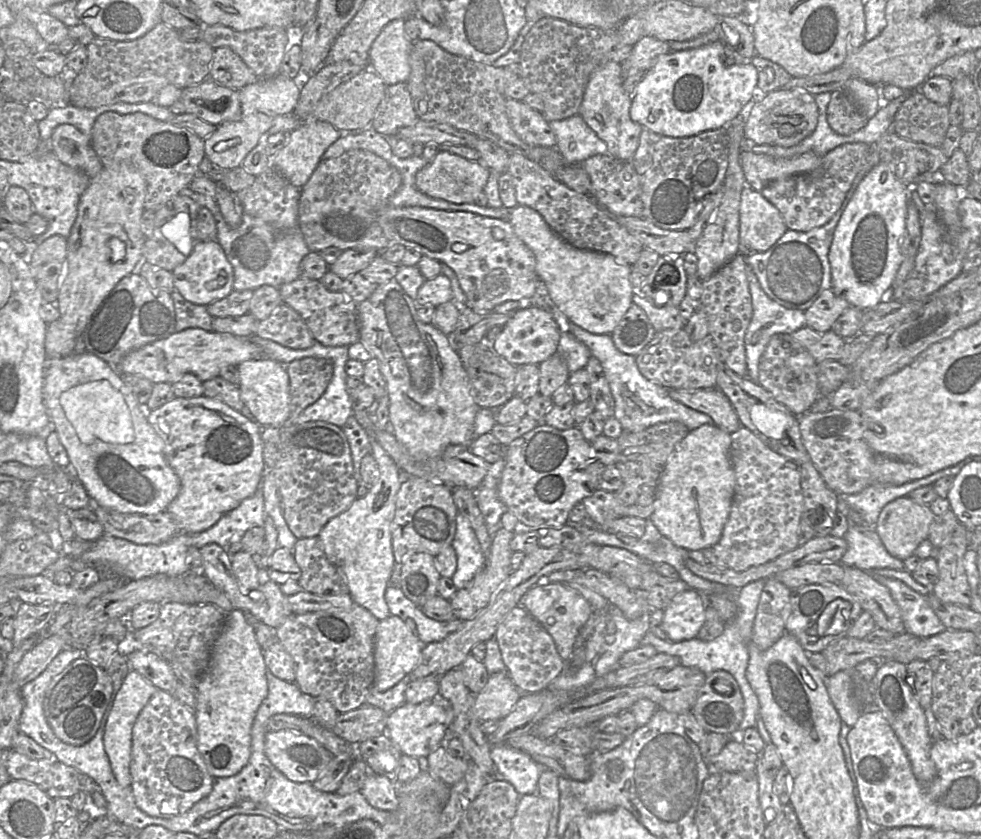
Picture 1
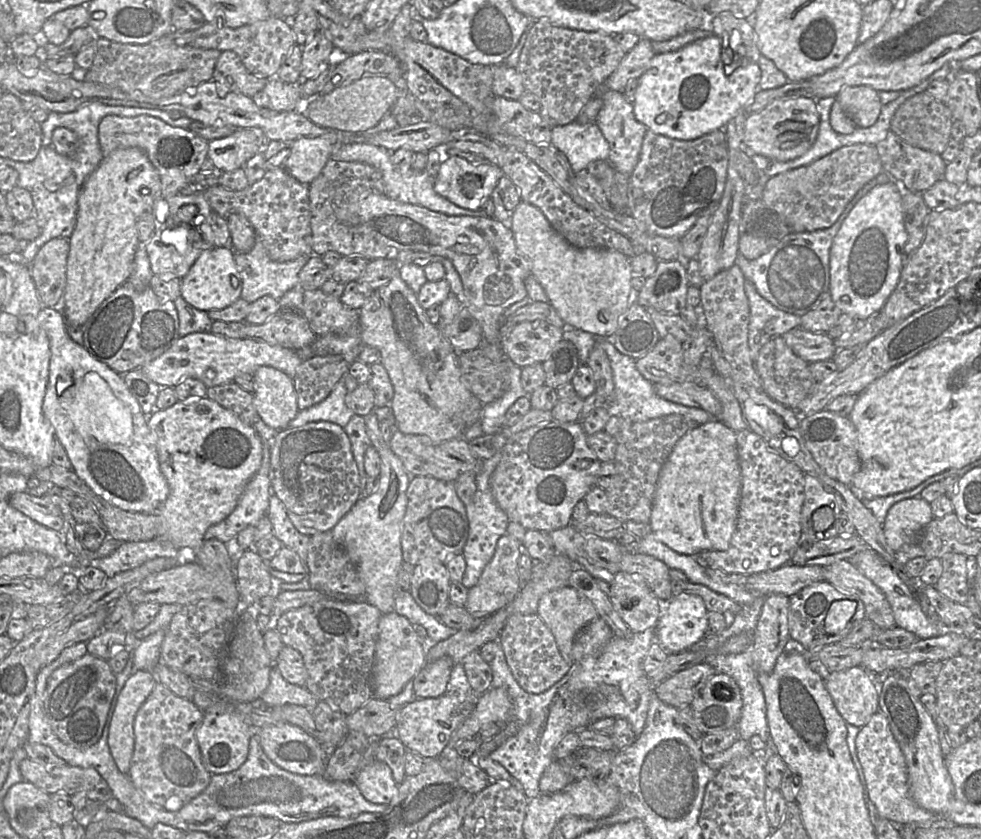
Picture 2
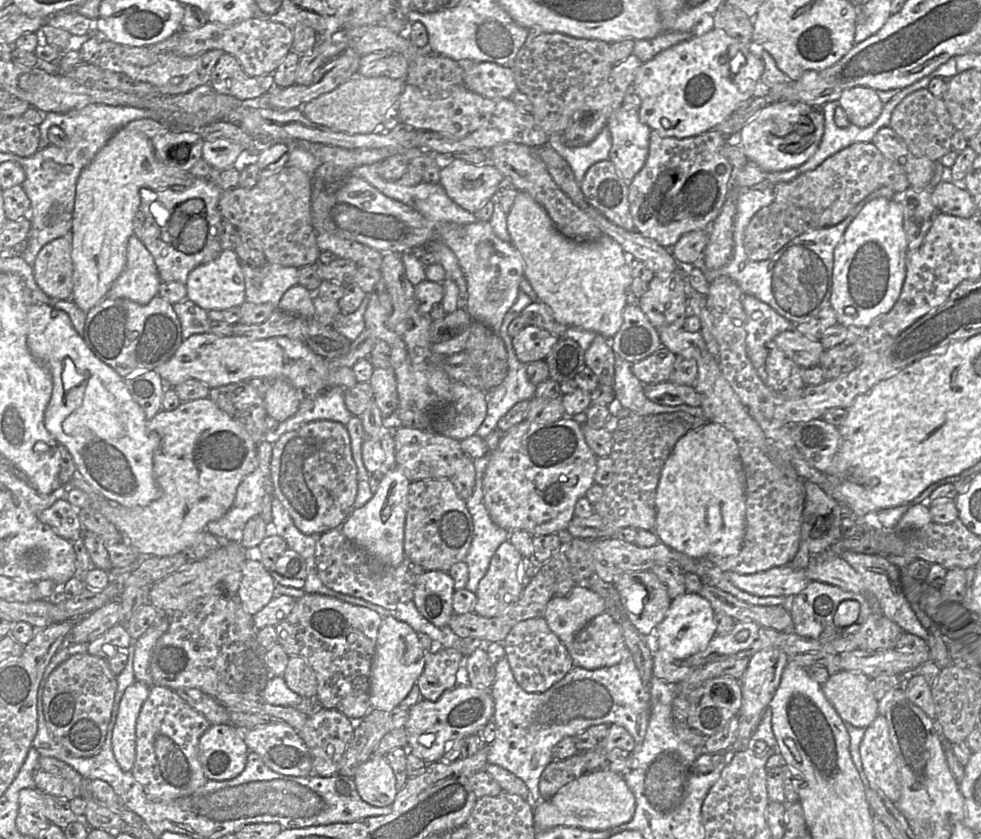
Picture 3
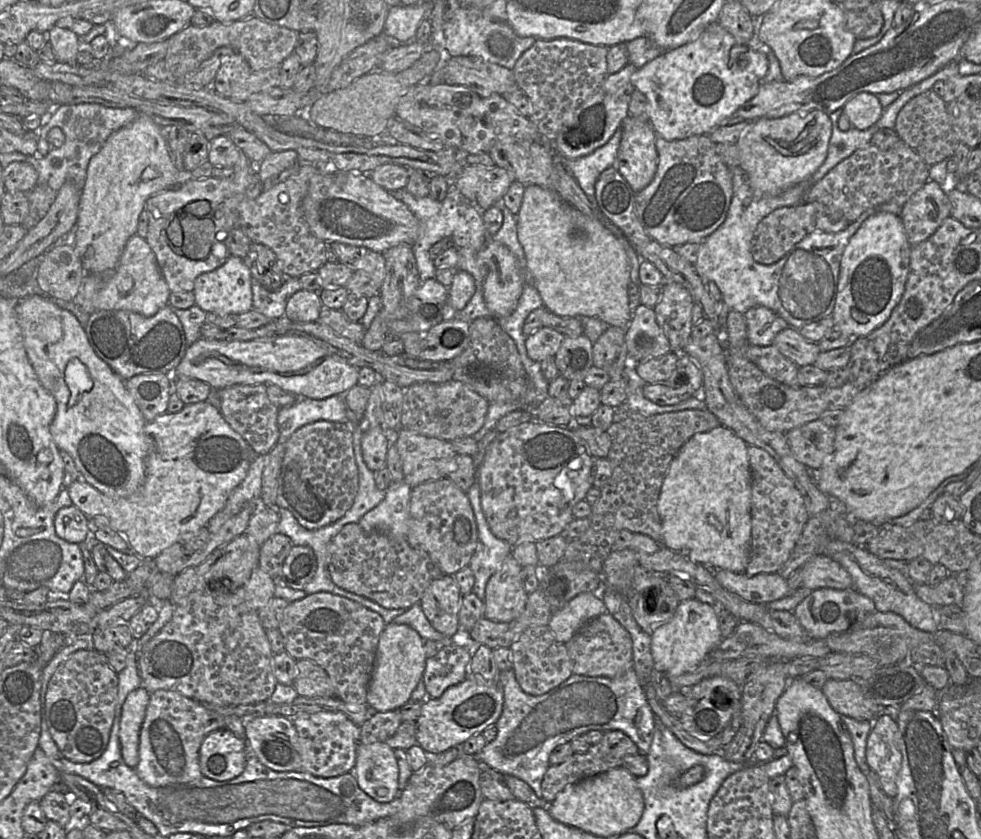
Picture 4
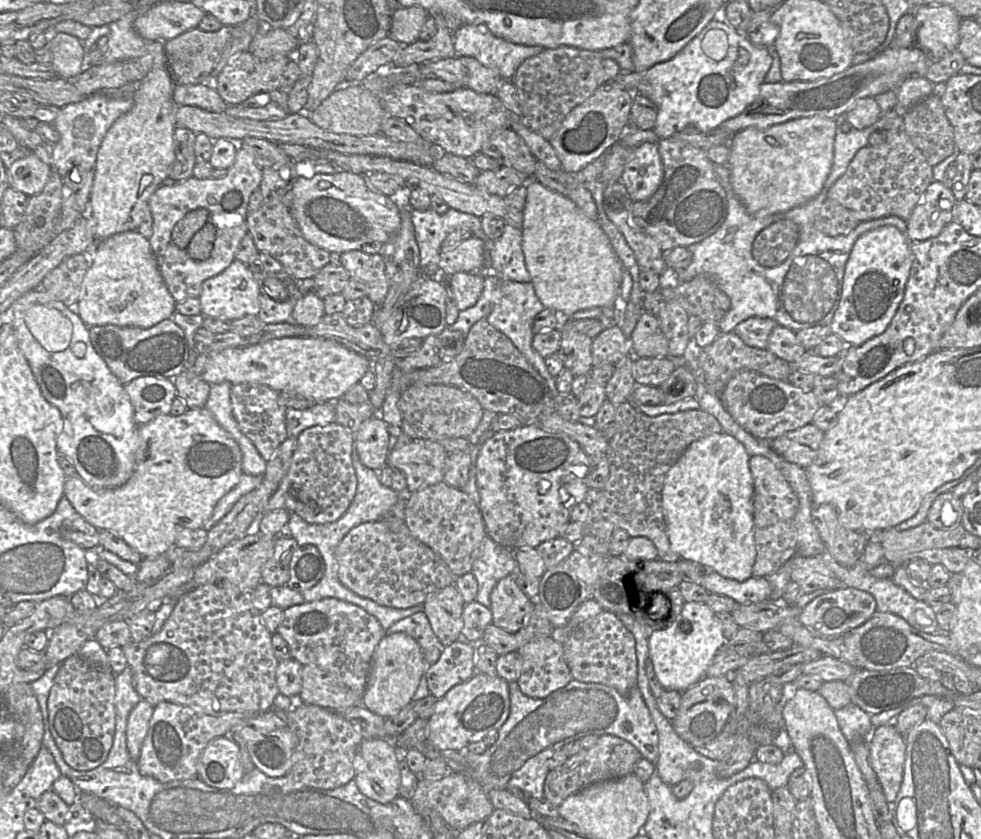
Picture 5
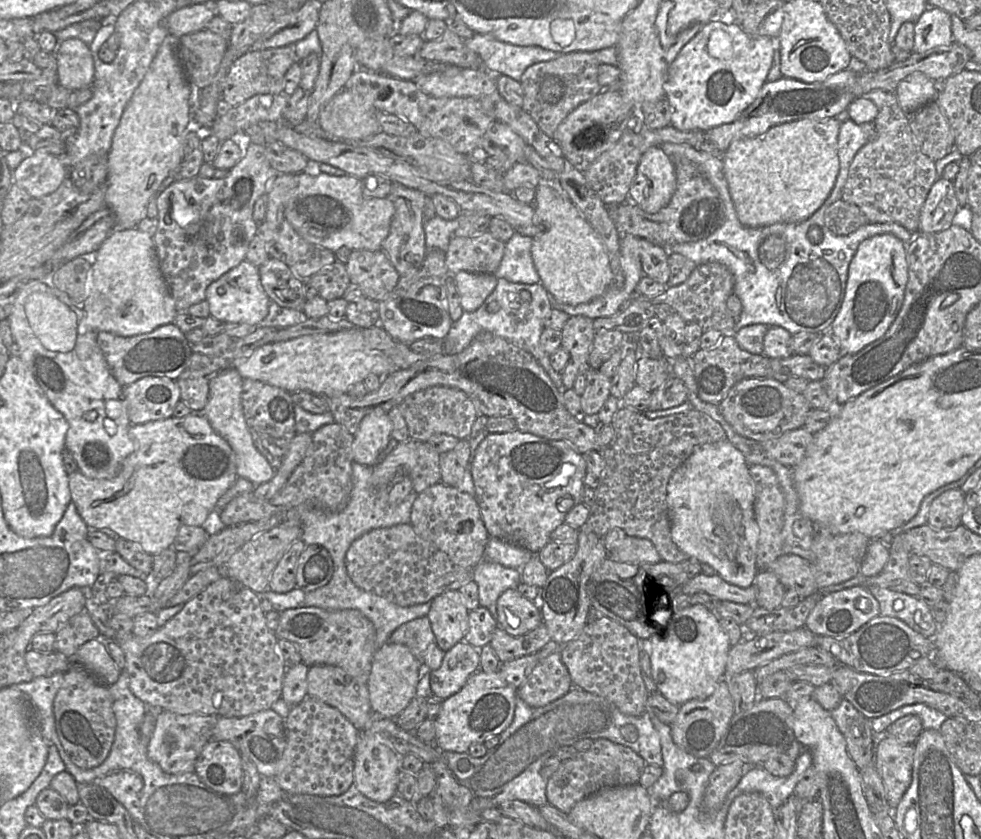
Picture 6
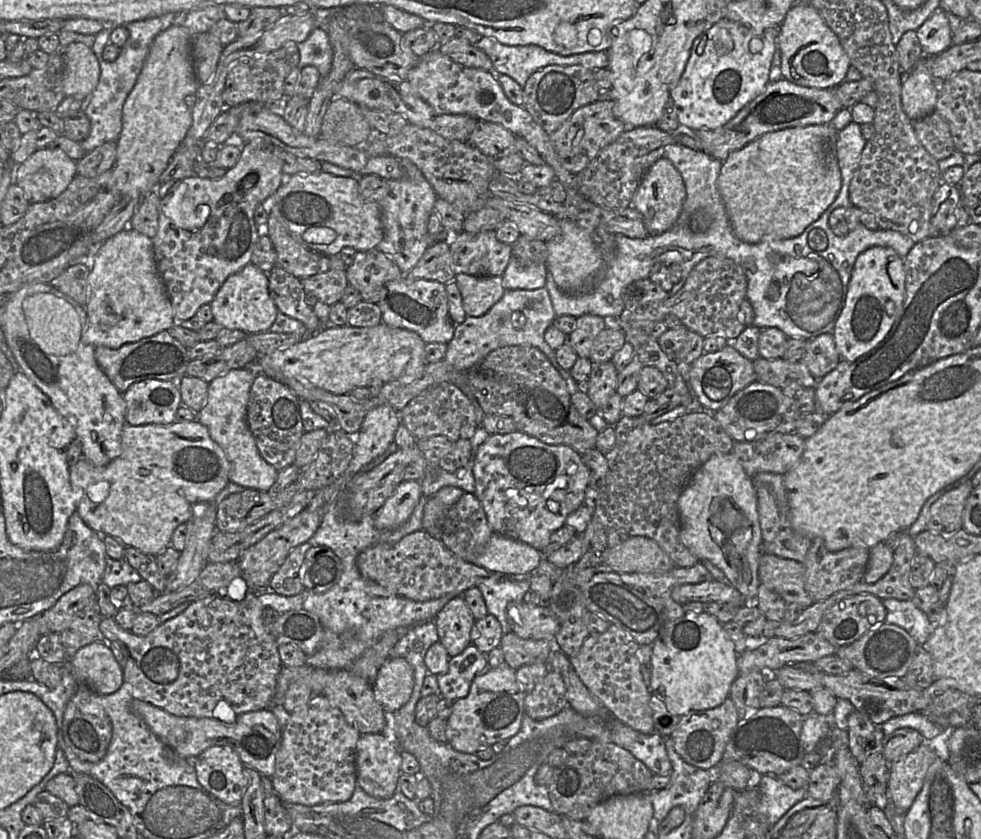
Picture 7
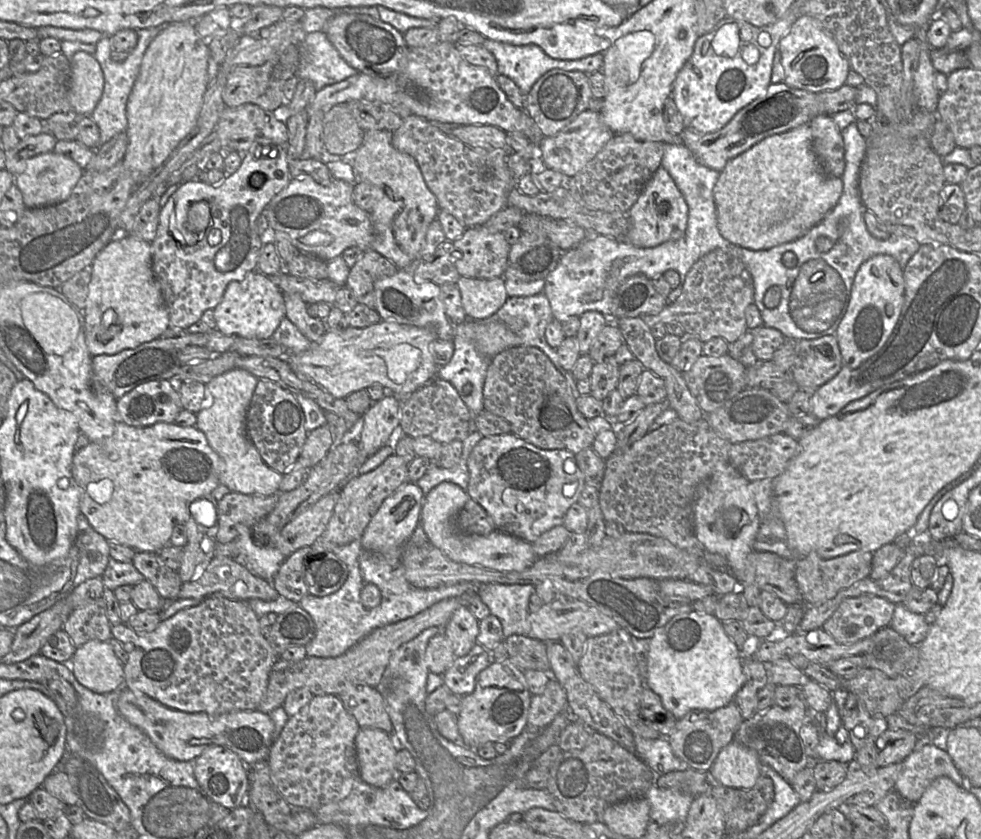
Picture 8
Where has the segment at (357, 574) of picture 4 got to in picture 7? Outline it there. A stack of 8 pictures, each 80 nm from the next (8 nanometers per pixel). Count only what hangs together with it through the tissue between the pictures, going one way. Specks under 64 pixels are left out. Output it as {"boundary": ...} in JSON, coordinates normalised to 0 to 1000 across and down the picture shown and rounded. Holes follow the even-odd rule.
{"boundary":[[[432,632],[416,636],[402,648],[387,647],[376,652],[365,662],[363,671],[371,690],[386,696],[399,708],[427,718],[452,710],[471,710],[474,703],[485,697],[488,689],[501,685],[501,682],[494,677],[463,662],[448,642]]]}

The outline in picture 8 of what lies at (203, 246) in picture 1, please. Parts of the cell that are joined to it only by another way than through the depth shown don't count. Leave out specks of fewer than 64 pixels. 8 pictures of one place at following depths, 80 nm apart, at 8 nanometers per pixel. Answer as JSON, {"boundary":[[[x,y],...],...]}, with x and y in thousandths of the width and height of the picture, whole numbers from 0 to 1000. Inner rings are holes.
{"boundary":[[[259,322],[252,325],[248,334],[232,338],[217,373],[220,392],[228,399],[272,404],[278,400],[286,381],[292,378],[292,367],[286,346],[276,336],[274,329]]]}

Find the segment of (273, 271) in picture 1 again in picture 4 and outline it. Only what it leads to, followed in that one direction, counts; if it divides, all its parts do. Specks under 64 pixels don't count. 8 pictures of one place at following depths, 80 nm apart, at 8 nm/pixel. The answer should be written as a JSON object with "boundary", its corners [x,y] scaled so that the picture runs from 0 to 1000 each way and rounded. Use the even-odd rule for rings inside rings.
{"boundary":[[[291,328],[291,335],[282,347],[273,347],[259,331],[256,342],[258,368],[275,381],[290,378],[293,359],[308,344],[305,331],[295,328]]]}

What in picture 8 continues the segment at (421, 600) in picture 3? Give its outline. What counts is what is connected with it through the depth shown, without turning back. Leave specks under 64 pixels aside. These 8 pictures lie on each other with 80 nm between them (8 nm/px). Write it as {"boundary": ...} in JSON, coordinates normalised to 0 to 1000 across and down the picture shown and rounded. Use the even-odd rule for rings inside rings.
{"boundary":[[[470,721],[461,732],[457,743],[450,750],[461,766],[465,783],[471,783],[486,766],[488,740],[475,721]]]}

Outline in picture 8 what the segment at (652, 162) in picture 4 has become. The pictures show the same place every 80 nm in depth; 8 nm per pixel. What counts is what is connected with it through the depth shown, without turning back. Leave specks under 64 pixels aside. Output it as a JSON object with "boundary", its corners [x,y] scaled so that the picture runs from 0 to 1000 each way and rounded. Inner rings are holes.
{"boundary":[[[675,198],[657,221],[640,253],[640,261],[641,274],[634,285],[652,296],[666,296],[697,282],[701,263],[701,244],[685,211]]]}

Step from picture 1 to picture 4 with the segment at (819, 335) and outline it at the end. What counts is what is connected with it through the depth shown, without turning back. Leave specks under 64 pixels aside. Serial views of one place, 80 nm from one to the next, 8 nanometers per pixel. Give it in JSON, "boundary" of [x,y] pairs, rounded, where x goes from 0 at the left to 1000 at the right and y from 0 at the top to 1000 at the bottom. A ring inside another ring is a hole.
{"boundary":[[[807,390],[793,396],[787,411],[813,437],[829,434],[836,421],[834,409],[819,403],[813,393]]]}

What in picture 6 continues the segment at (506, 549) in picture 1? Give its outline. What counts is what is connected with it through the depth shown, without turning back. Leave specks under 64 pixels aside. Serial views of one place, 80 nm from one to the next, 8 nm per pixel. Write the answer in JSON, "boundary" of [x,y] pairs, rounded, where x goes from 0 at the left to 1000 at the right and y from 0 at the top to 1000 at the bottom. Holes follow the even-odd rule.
{"boundary":[[[518,702],[507,715],[507,745],[519,757],[531,758],[552,743],[548,718],[541,716],[528,704]]]}

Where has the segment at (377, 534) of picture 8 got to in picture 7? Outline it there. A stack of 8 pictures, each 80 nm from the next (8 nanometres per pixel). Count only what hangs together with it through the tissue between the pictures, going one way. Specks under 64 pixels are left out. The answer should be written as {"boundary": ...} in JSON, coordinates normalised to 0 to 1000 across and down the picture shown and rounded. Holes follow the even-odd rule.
{"boundary":[[[411,573],[381,613],[381,627],[386,632],[402,632],[419,615],[430,591],[427,573]]]}

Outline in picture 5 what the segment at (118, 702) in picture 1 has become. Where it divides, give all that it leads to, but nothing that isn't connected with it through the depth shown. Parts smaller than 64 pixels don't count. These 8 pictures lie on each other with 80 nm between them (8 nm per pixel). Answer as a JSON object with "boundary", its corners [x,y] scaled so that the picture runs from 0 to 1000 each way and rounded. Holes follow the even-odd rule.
{"boundary":[[[145,832],[135,845],[129,859],[129,892],[133,901],[141,906],[145,886],[150,876],[157,840]]]}

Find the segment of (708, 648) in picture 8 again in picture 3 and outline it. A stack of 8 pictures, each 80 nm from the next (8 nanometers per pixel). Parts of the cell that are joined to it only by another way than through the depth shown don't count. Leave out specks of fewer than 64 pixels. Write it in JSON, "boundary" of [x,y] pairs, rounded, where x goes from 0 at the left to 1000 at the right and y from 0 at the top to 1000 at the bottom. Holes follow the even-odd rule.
{"boundary":[[[699,707],[686,714],[675,741],[663,758],[656,758],[664,778],[671,775],[679,788],[695,789],[717,776],[729,759],[728,733],[724,719],[712,708]]]}

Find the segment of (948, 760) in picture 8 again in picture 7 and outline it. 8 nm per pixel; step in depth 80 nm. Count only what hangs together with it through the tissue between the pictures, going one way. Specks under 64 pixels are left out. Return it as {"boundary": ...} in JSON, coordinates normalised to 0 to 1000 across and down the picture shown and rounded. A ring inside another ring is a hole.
{"boundary":[[[942,883],[919,905],[906,909],[905,954],[916,964],[926,965],[938,944],[949,911],[957,903]]]}

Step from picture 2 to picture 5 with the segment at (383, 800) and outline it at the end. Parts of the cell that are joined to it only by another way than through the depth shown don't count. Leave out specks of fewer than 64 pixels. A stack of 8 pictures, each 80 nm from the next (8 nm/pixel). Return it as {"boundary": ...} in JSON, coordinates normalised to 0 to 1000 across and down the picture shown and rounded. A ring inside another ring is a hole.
{"boundary":[[[388,880],[368,883],[361,902],[361,930],[370,948],[388,958],[408,949],[408,896]]]}

